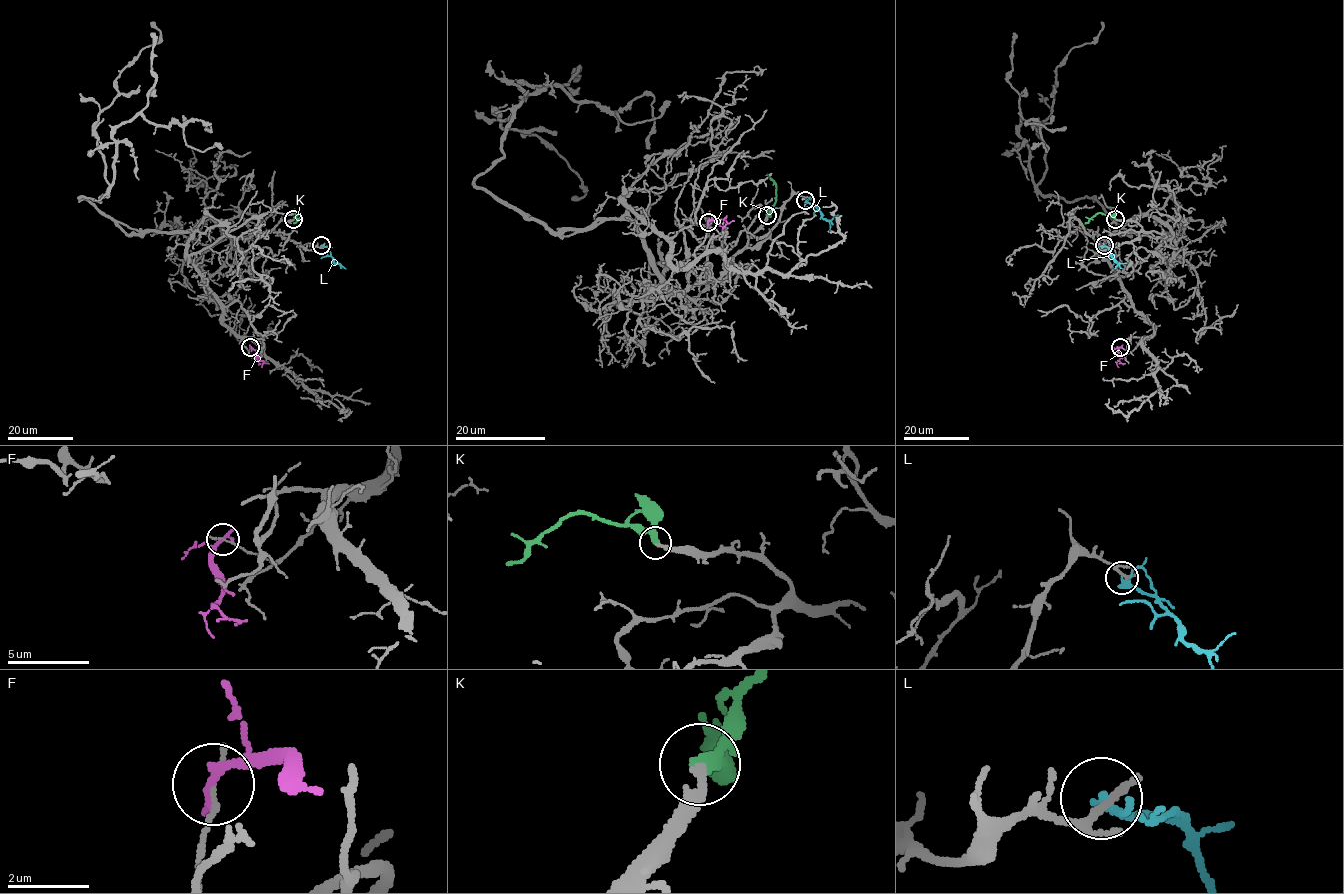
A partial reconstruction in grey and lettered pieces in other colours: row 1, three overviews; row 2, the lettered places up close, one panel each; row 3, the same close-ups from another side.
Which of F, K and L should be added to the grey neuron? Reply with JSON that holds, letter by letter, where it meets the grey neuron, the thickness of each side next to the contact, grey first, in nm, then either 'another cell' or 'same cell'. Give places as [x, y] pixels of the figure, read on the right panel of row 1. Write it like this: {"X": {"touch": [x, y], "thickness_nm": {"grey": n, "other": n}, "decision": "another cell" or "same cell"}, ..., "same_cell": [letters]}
{"F": {"touch": [1120, 347], "thickness_nm": {"grey": 130, "other": 220}, "decision": "another cell"}, "K": {"touch": [1115, 219], "thickness_nm": {"grey": 220, "other": 190}, "decision": "same cell"}, "L": {"touch": [1104, 245], "thickness_nm": {"grey": 180, "other": 170}, "decision": "another cell"}, "same_cell": ["K"]}

